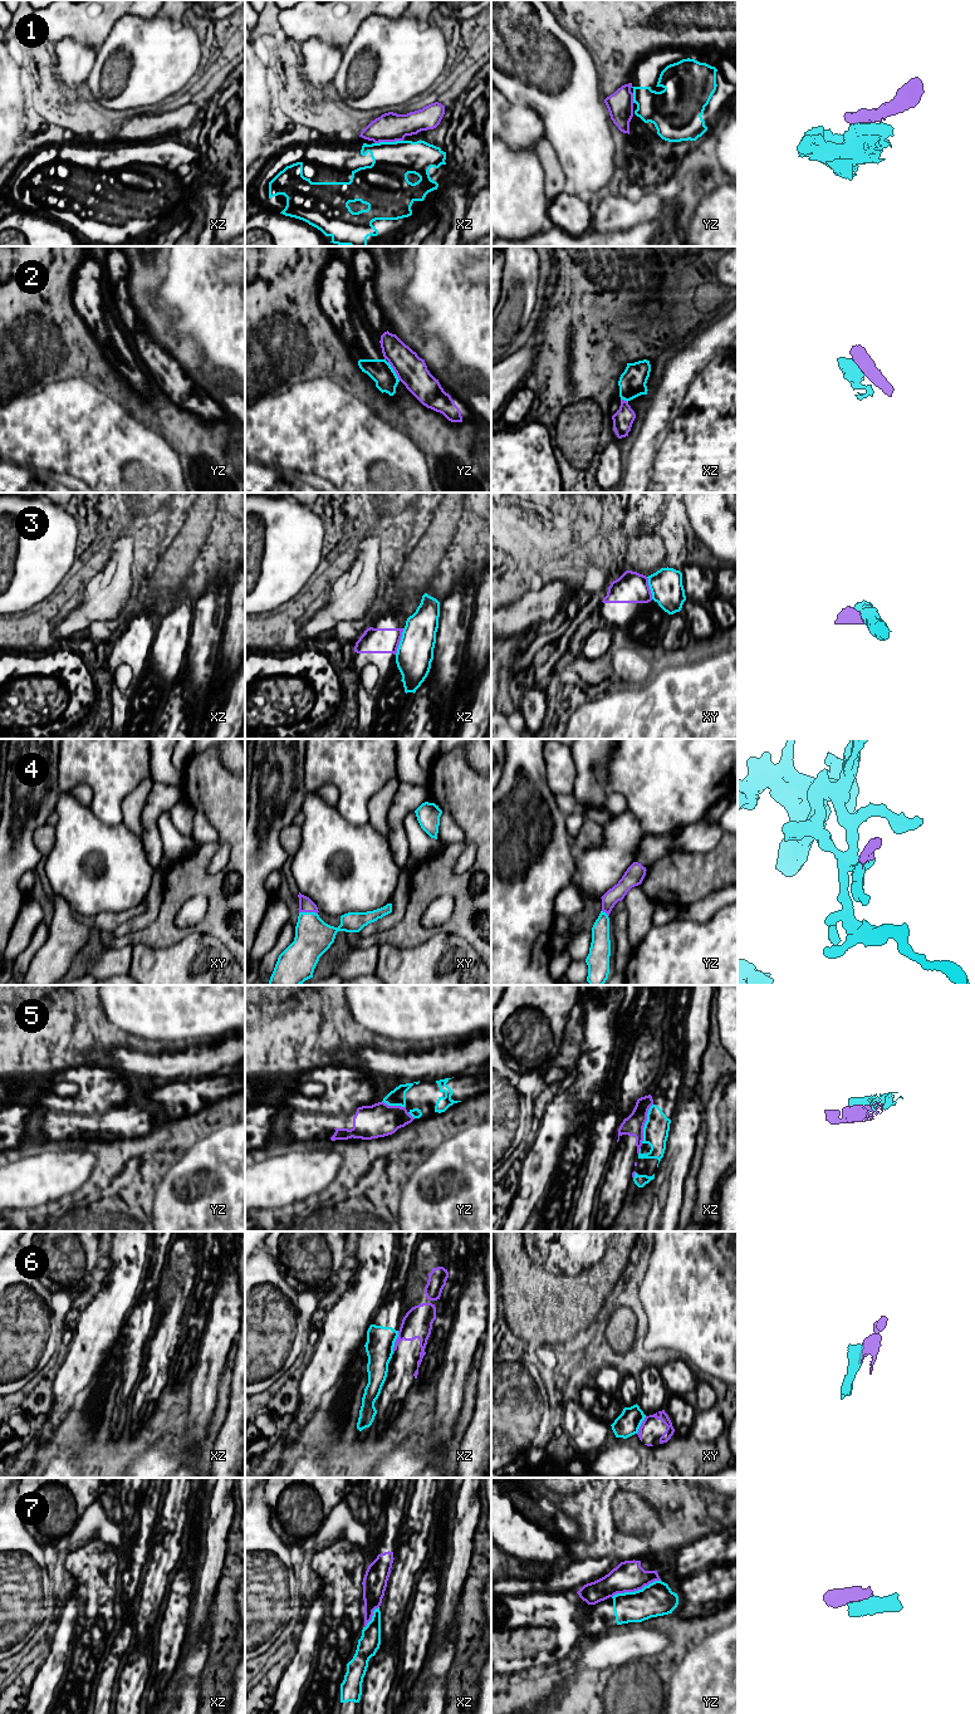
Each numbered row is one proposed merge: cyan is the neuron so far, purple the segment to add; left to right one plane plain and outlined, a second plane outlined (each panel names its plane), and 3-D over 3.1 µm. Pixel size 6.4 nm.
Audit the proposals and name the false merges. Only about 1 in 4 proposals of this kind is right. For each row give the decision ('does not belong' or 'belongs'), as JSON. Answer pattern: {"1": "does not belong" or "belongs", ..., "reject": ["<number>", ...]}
{"1": "does not belong", "2": "does not belong", "3": "does not belong", "4": "belongs", "5": "does not belong", "6": "does not belong", "7": "does not belong", "reject": ["1", "2", "3", "5", "6", "7"]}

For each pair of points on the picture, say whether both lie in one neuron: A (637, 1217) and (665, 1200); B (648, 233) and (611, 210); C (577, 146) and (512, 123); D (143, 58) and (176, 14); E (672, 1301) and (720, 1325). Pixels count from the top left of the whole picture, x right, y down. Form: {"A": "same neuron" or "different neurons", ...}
{"A": "different neurons", "B": "different neurons", "C": "different neurons", "D": "different neurons", "E": "same neuron"}

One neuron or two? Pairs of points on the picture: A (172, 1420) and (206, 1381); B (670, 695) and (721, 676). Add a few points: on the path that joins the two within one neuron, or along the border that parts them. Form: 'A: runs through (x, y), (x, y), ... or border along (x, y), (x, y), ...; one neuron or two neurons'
A: border along (190, 1384), (189, 1420); two neurons
B: runs through (682, 695), (702, 695), (709, 689); one neuron

